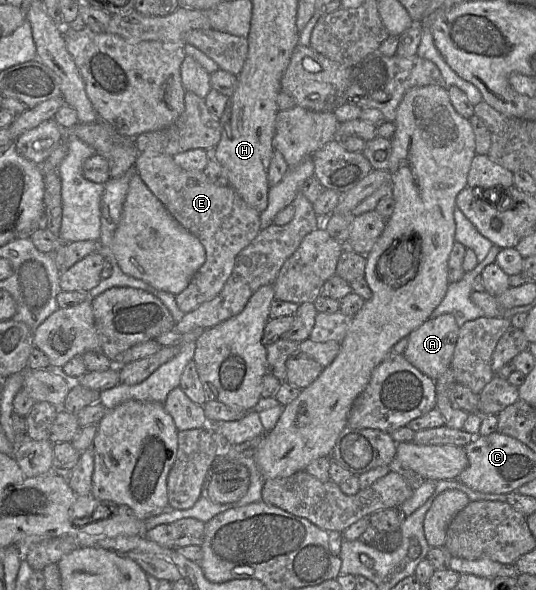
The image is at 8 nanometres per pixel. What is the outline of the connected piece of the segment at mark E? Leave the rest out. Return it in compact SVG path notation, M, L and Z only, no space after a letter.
M151 152L139 153L135 167L143 182L172 217L196 236L205 248L204 264L194 274L188 286L175 295L179 309L188 313L221 292L232 273L237 255L261 231L261 212L249 206L230 186L212 183L203 171L181 168L172 156Z

